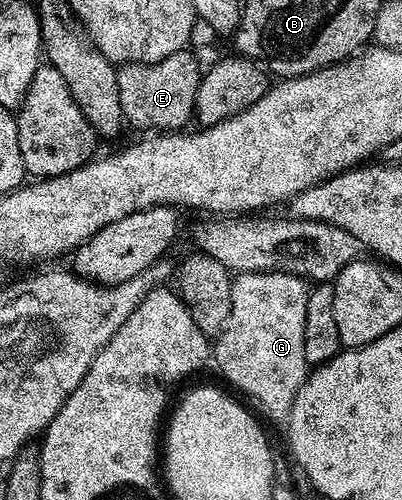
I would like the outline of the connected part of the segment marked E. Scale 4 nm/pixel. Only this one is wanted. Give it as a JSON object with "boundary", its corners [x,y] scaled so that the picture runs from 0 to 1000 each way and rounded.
{"boundary":[[[465,96],[440,100],[428,112],[418,112],[396,124],[316,124],[291,134],[294,174],[299,176],[299,216],[303,234],[316,246],[323,244],[353,264],[443,264],[455,258],[453,252],[468,246],[483,232],[483,210],[488,208],[488,188],[493,170],[502,158],[505,134],[493,134],[495,112],[480,98]]]}

